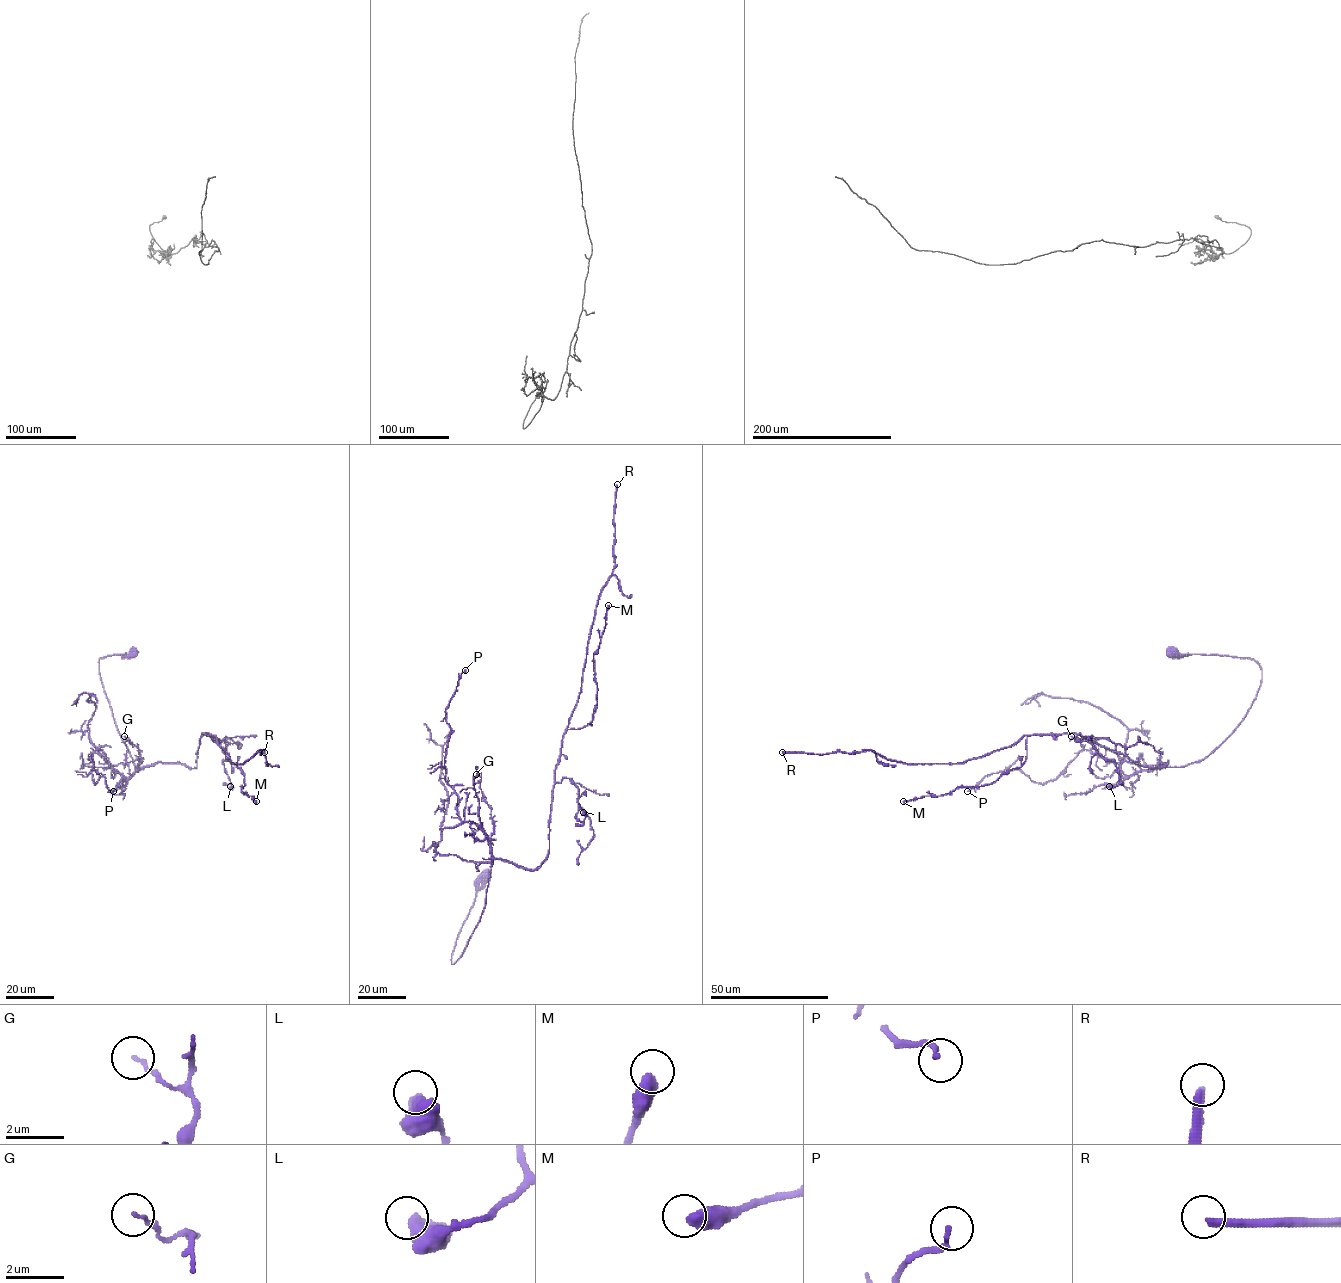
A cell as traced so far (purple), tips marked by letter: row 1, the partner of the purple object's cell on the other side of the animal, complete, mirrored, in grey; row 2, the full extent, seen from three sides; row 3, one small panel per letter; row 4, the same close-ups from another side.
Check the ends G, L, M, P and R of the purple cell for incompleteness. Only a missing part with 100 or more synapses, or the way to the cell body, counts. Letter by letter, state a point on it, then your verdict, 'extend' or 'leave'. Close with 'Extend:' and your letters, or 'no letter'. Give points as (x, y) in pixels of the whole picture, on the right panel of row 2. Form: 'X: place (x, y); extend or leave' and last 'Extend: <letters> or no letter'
G: place (1071, 736); leave
L: place (1109, 786); leave
M: place (903, 801); leave
P: place (967, 791); leave
R: place (782, 752); extend
Extend: R

